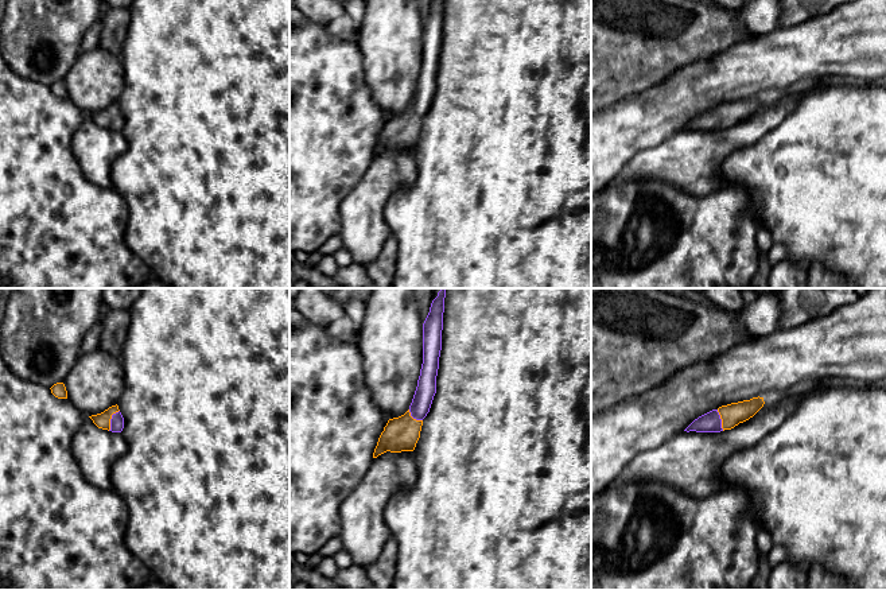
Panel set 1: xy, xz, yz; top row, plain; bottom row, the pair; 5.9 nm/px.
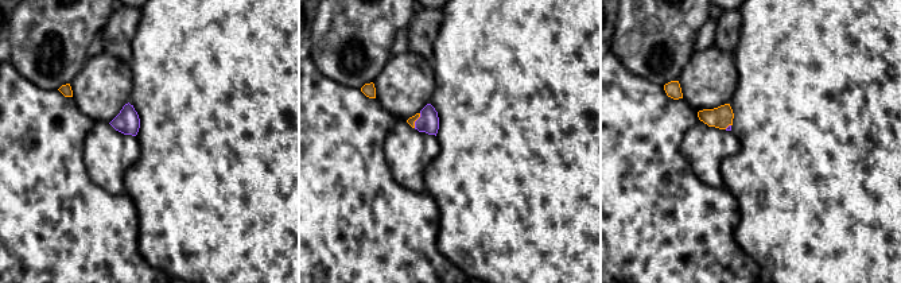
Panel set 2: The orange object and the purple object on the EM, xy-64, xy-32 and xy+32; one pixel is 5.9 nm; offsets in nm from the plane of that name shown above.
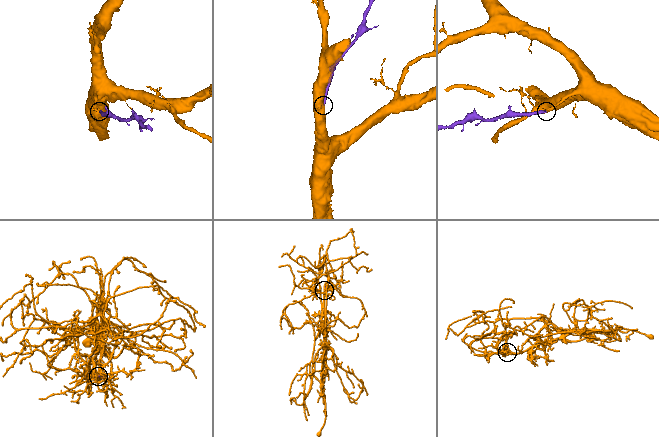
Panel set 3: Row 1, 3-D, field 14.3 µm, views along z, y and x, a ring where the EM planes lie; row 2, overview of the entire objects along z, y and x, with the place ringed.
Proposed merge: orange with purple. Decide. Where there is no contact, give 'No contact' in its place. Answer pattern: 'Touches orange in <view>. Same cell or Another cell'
Touches orange in xy. Same cell

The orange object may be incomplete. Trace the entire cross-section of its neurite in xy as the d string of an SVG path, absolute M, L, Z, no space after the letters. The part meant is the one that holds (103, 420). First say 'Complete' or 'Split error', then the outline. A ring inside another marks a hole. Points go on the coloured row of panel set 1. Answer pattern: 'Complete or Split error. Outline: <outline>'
Split error. Outline: M112 405L101 414L89 416L93 423L102 430L112 432L121 432L124 428L124 418L118 409L118 405Z

